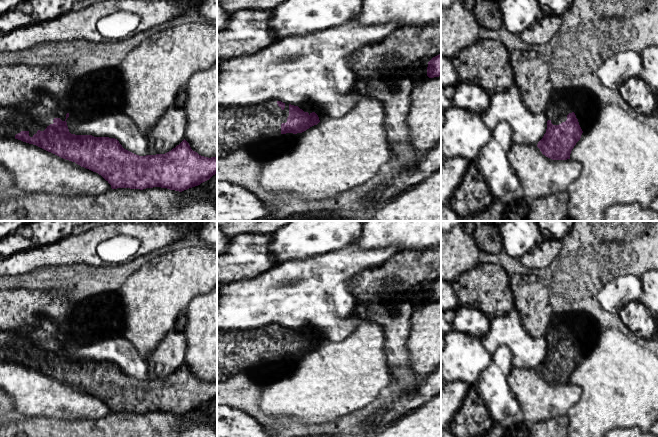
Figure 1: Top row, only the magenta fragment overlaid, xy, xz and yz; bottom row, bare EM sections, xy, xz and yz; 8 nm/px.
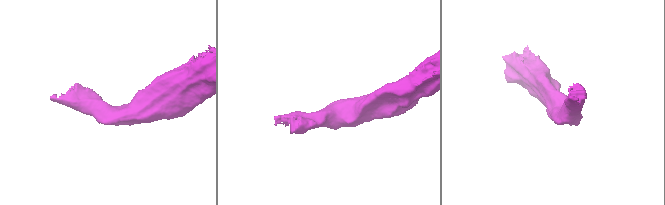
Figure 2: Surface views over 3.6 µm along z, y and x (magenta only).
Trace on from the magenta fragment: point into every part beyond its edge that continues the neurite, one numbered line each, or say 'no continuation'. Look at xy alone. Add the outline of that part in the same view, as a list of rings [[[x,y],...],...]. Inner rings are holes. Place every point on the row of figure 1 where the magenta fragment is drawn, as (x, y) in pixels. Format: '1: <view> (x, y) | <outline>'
1: xy (43, 112) | [[[46,92],[40,94],[40,99],[36,103],[9,107],[14,113],[24,114],[29,121],[35,122],[45,129],[53,124],[55,118],[65,121],[66,114],[69,113],[67,107],[55,100]]]

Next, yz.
1: yz (557, 110) | [[[553,97],[544,111],[547,120],[550,120],[553,125],[565,122],[567,115],[572,112],[571,106],[561,97]]]

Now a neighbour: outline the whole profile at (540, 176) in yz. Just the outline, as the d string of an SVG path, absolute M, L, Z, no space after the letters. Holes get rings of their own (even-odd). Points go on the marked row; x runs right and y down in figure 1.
M513 143L508 152L508 160L520 180L527 200L568 191L582 172L579 162L571 158L552 160L543 155L534 144Z

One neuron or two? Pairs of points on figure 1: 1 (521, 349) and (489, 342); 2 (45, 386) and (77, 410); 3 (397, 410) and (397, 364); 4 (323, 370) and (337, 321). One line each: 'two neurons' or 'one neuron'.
1: one neuron
2: one neuron
3: two neurons
4: two neurons

